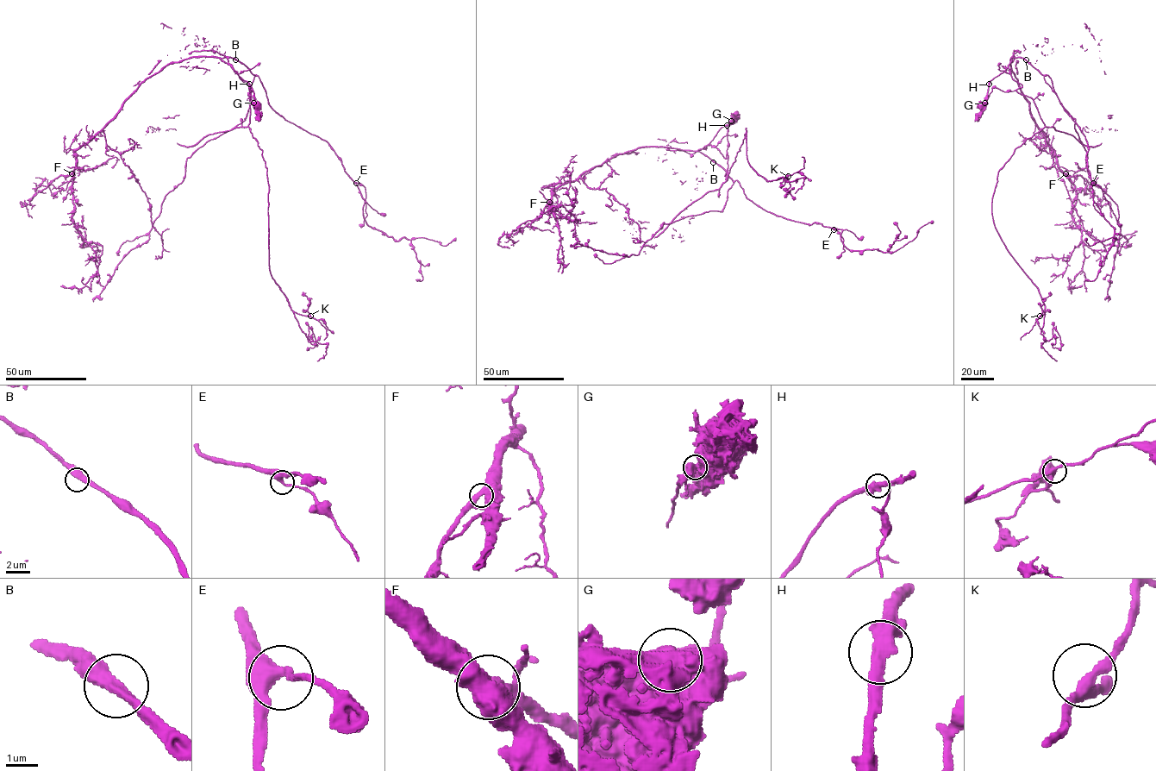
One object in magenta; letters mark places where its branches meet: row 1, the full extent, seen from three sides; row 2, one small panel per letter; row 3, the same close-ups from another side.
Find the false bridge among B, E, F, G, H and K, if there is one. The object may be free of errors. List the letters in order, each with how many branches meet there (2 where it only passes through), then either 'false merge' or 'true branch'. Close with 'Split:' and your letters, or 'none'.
B: 2 branches meet; true branch
E: 3 branches meet; true branch
F: 2 branches meet; true branch
G: 2 branches meet; false merge
H: 2 branches meet; true branch
K: 3 branches meet; true branch
Split: G

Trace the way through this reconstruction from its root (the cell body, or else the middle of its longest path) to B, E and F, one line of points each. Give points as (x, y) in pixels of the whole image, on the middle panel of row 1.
B: (734, 118), (727, 128), (726, 159), (711, 145), (697, 150), (713, 162)
E: (734, 118), (727, 128), (726, 159), (711, 145), (697, 150), (765, 210), (834, 229)
F: (734, 118), (727, 128), (726, 159), (710, 145), (696, 151), (638, 147), (611, 157), (555, 187), (549, 202)

